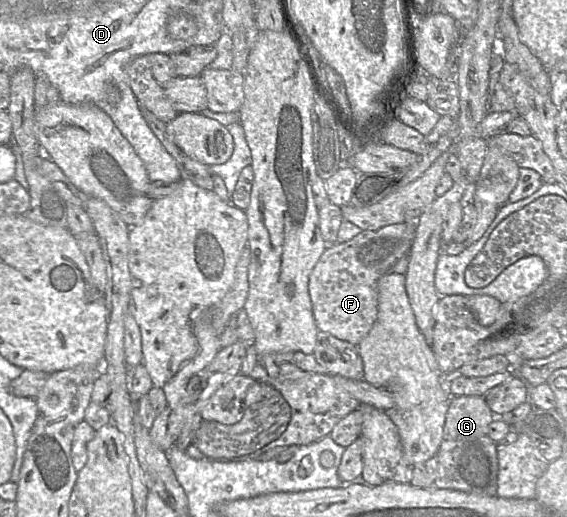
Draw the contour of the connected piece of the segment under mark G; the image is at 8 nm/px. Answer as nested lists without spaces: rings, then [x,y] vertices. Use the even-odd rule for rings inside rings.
[[[453,396],[447,411],[443,439],[437,453],[430,459],[414,465],[411,484],[423,489],[452,489],[487,496],[497,495],[497,445],[488,435],[489,424],[495,416],[482,396]]]

